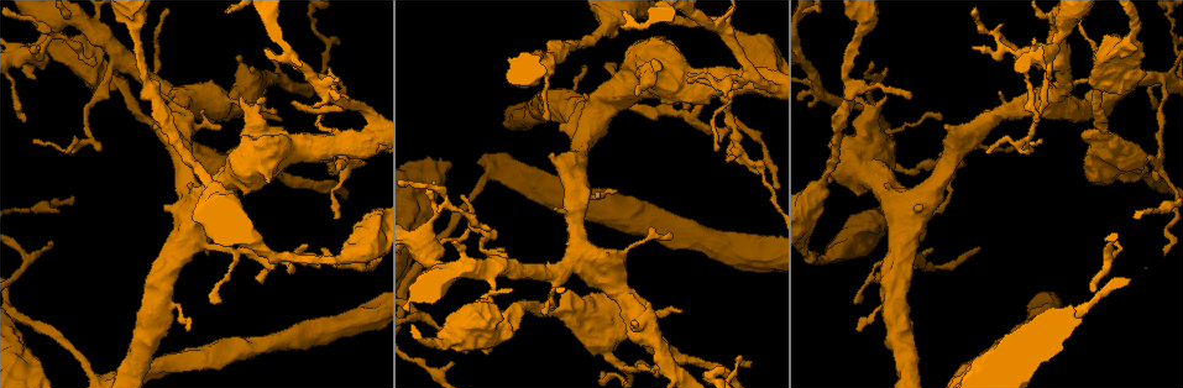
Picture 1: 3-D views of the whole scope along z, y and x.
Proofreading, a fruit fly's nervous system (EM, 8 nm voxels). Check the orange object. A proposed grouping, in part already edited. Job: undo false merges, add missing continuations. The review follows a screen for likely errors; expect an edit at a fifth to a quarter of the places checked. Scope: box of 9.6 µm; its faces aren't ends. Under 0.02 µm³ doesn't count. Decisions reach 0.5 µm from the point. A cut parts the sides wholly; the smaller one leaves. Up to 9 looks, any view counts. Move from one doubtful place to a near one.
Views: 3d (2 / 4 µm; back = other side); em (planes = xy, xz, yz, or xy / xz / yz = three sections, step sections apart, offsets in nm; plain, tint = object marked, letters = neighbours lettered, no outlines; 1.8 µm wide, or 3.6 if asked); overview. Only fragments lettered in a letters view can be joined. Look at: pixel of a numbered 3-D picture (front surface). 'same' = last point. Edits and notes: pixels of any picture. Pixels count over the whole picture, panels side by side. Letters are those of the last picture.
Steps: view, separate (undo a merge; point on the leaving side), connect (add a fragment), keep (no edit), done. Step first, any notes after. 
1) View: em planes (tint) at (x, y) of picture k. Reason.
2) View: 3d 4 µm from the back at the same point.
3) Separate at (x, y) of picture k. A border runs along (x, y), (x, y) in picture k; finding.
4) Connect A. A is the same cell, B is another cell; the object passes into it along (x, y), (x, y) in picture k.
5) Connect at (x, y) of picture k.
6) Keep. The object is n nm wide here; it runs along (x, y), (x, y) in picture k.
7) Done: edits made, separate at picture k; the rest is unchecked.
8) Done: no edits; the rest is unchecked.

View: 3d 4 µm from the back at (911, 98) of picture 1. Free end.

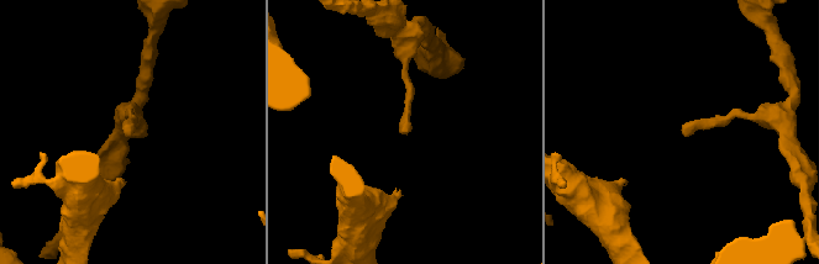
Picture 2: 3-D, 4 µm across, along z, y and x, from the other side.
View: em planes (letters) at (128, 134) of picture 2. Shape alone is not enough.

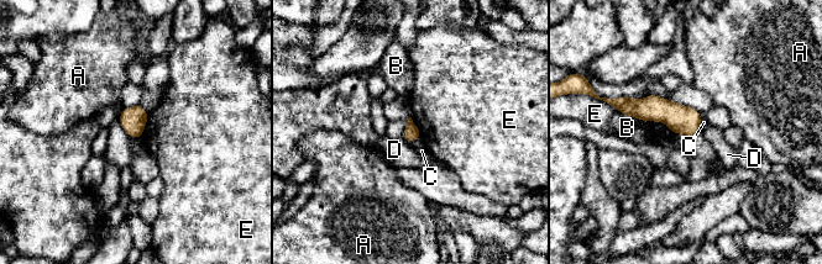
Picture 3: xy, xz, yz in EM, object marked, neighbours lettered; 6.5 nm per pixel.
Keep. The object is 100 nm wide here; A, B, C, D and E are other cells; no lettered fragment goes on from it.

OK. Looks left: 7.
View: 3d 4 µm at (336, 216) of picture 1. Thin end.

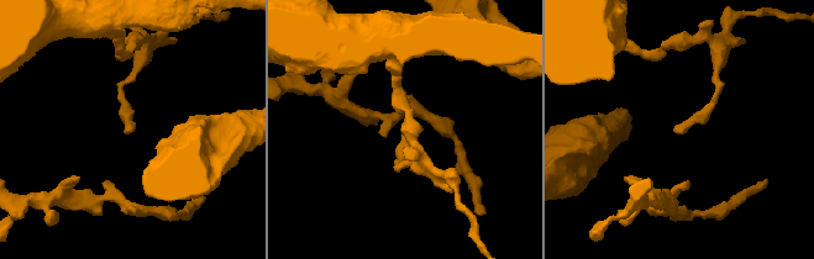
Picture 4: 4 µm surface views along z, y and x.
View: em 3.6 µm planes (letters) at (674, 128) of picture 4. Now the EM.

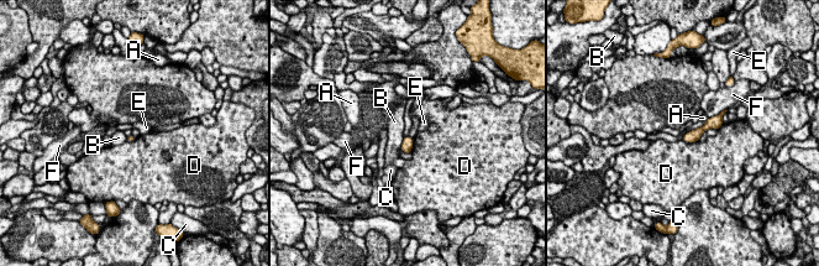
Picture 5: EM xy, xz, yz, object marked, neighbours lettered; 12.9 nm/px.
Keep. The object is 70 nm wide here; A, B, C, D, E and F are other cells; a border runs along (682, 140), (698, 141) in picture 5; none of them fits.

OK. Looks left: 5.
View: 3d 2 µm at (719, 28) of picture 1. Sharp bend.

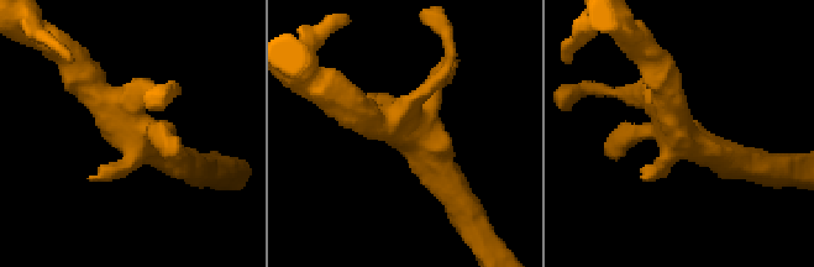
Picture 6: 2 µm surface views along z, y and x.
View: em planes (tint) at (677, 126) of picture 6.

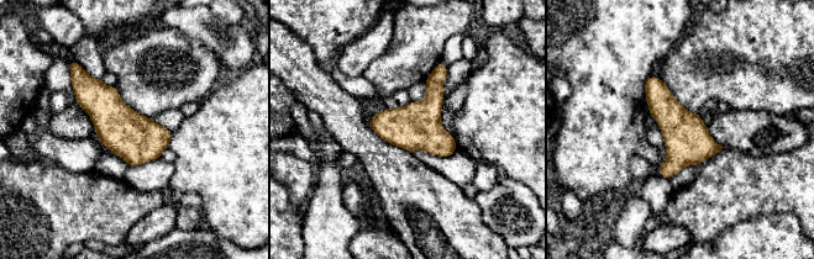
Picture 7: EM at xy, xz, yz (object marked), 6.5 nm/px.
View: em planes (letters) at the same point.

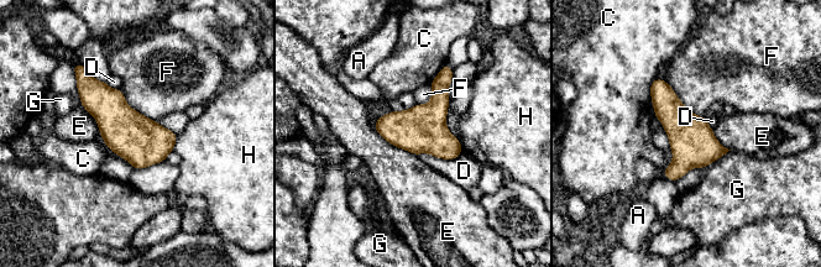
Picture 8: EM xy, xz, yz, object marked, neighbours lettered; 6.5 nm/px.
Keep. The longest contact is with E, 340 nm; A, C, D, E, F, G and H are other cells; a border runs along (120, 88), (129, 105), (156, 121) in picture 8; all the same cell.

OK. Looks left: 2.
View: em 3.6 µm planes (tint) at (411, 276) of picture 1. Sharp bend.

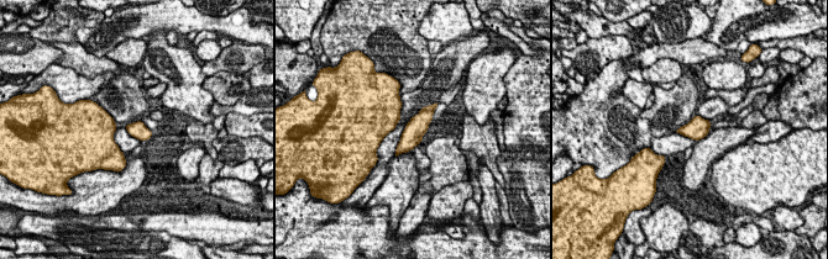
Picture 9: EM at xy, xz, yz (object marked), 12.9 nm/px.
View: em 3.6 µm planes (letters) at the same point.

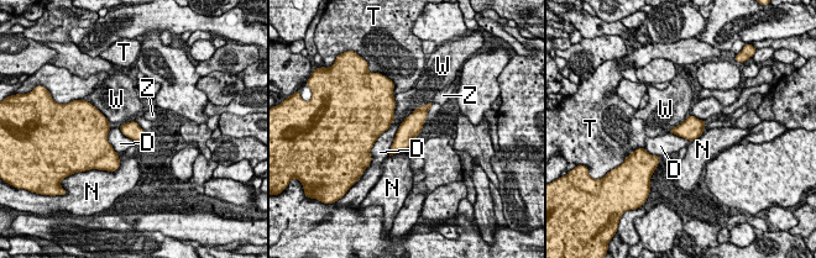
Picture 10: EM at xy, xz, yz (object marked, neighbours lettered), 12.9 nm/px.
Keep. The object is 220 nm wide here; D, N, T, W and Z are other cells; a border runs along (430, 101), (419, 105), (404, 119) in picture 10; all the same cell.

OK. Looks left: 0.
Done: no edits; the rest is unchecked.

